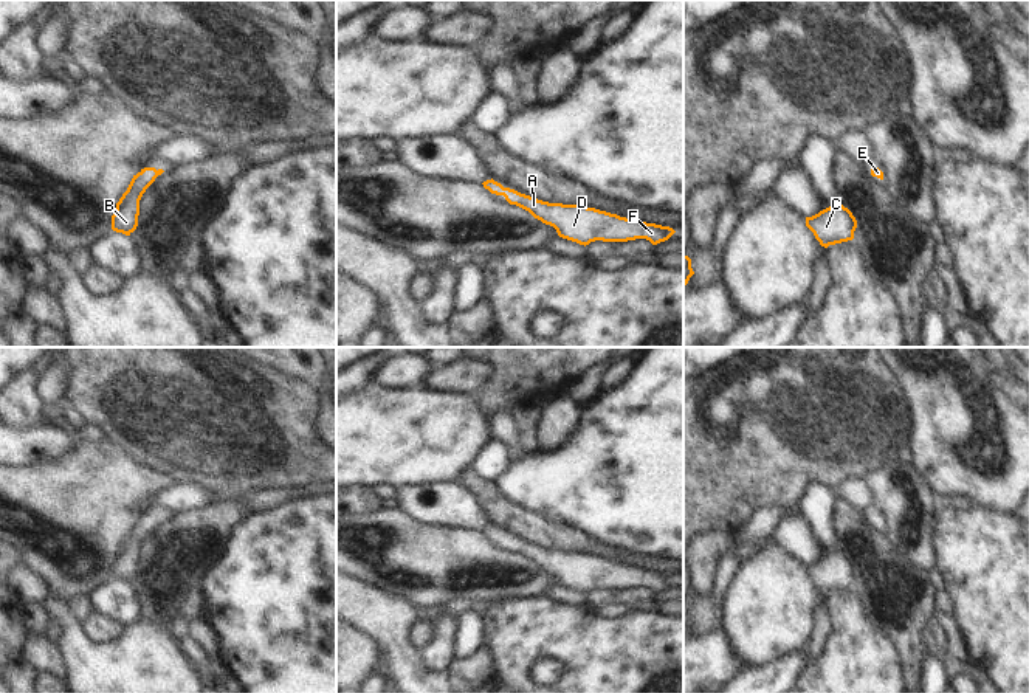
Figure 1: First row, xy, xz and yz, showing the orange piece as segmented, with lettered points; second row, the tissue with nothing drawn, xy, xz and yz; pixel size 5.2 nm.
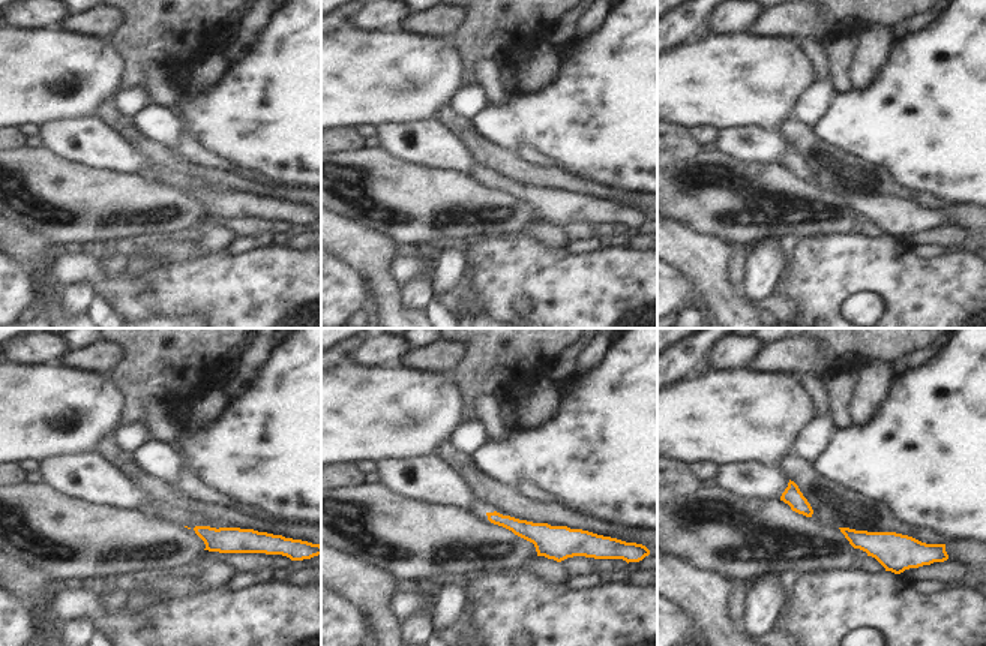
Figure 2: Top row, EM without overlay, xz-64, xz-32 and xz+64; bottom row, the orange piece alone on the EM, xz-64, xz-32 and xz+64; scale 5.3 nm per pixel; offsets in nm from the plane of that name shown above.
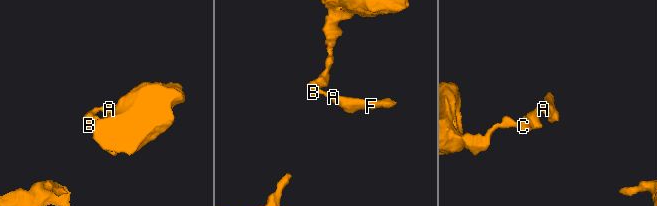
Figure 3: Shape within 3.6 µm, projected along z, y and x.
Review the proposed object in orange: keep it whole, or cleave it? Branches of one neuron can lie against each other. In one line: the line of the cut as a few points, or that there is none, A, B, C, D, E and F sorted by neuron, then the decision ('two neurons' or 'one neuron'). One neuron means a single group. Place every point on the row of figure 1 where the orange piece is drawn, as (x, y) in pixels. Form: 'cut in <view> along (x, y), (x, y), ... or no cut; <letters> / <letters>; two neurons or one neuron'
no cut; A B C D E F; one neuron

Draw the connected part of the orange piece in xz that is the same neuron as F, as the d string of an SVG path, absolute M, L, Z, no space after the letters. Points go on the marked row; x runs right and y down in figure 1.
M493 178L482 184L491 194L504 195L510 205L516 205L542 223L553 226L559 237L584 247L595 240L628 242L635 239L646 239L657 245L676 233L669 226L626 219L595 208L542 202L504 188Z

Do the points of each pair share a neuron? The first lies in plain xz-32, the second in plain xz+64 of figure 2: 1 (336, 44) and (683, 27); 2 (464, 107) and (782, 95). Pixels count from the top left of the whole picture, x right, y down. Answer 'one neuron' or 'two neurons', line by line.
1: two neurons
2: two neurons

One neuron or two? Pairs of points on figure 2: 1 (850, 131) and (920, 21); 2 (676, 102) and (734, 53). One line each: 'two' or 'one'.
1: two
2: one

